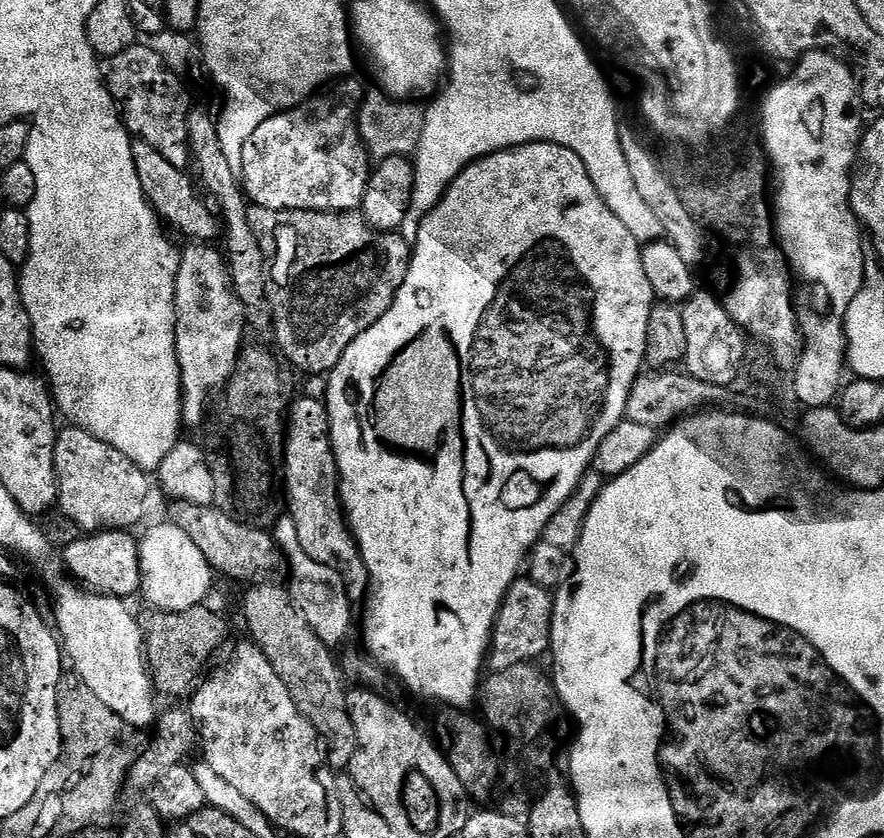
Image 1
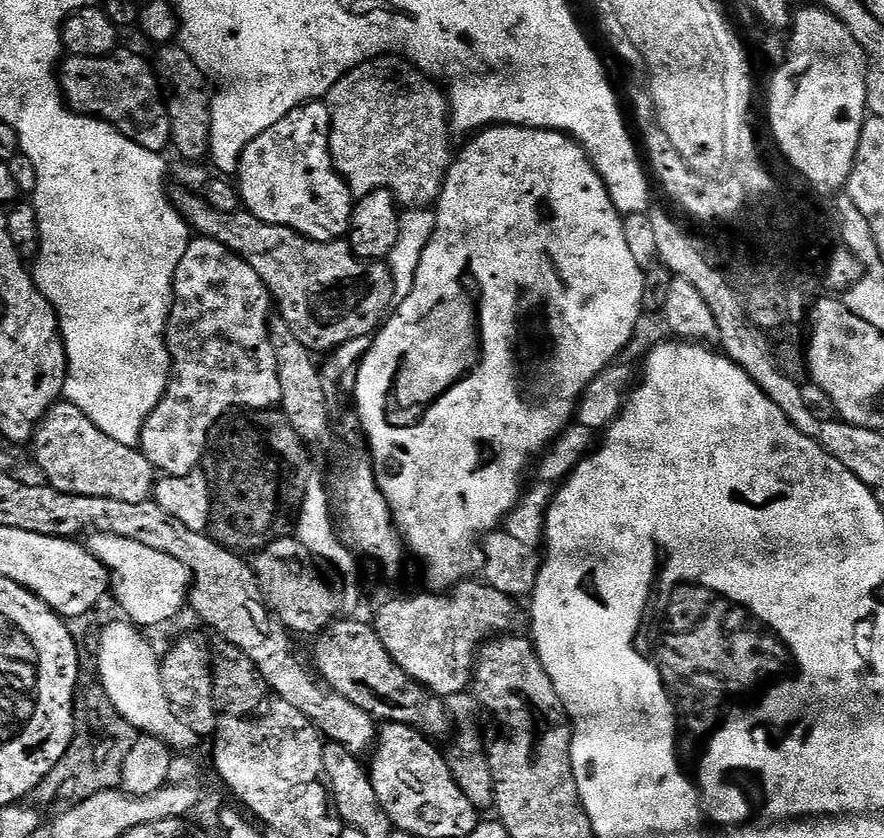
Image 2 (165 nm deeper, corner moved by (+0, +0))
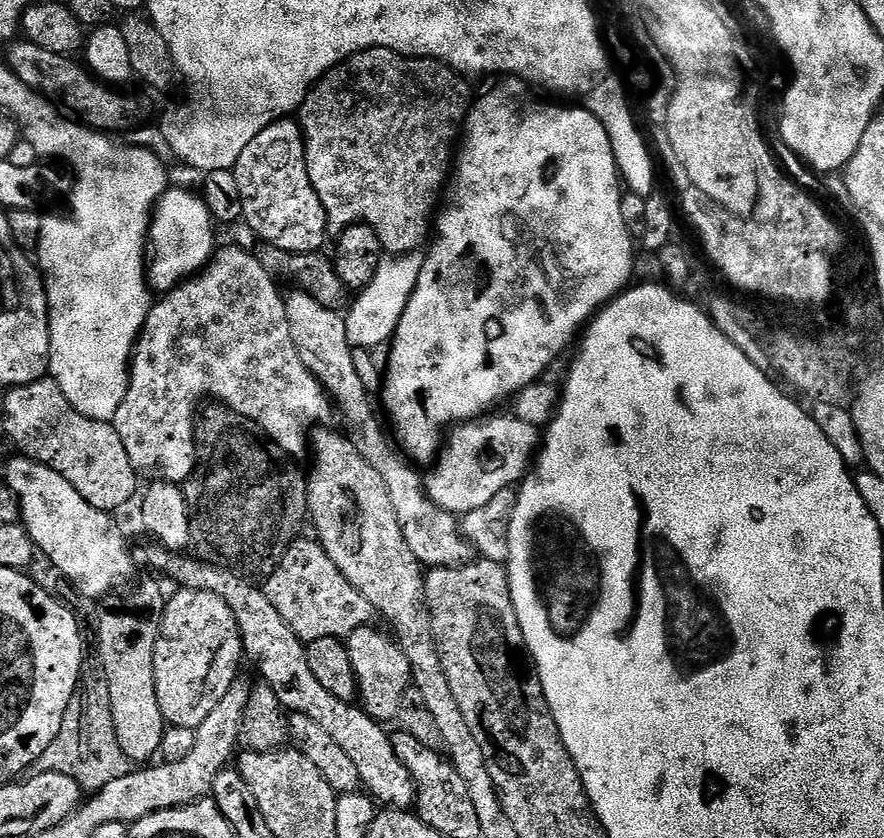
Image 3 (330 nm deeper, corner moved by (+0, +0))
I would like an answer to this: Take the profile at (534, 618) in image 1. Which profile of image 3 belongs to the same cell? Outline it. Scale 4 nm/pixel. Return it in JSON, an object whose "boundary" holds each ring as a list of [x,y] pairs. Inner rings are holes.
{"boundary":[[[376,626],[356,628],[346,637],[350,662],[358,685],[358,696],[368,715],[381,722],[389,722],[404,704],[404,691],[412,684],[412,664],[402,646],[387,631],[379,632]]]}

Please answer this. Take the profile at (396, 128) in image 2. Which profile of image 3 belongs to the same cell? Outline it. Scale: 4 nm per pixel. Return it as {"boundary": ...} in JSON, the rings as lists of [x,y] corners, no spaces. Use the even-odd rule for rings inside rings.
{"boundary":[[[371,48],[354,54],[343,64],[329,70],[309,90],[308,95],[304,97],[303,104],[298,109],[298,123],[300,129],[304,131],[304,157],[310,174],[310,182],[328,215],[329,233],[339,234],[355,224],[369,224],[378,234],[385,253],[393,256],[419,253],[429,243],[430,233],[434,228],[434,217],[437,215],[442,193],[450,179],[450,169],[454,164],[454,149],[461,139],[462,125],[466,120],[466,104],[464,108],[464,96],[460,93],[459,79],[461,80],[461,77],[456,69],[451,68],[448,64],[443,64],[440,60],[403,56],[385,48]]]}

